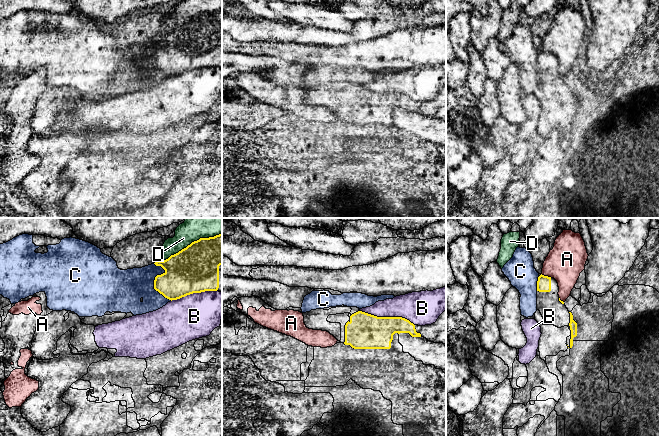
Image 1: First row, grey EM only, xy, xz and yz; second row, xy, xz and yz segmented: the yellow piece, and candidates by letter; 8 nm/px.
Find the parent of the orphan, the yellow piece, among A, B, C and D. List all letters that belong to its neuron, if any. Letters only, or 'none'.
none

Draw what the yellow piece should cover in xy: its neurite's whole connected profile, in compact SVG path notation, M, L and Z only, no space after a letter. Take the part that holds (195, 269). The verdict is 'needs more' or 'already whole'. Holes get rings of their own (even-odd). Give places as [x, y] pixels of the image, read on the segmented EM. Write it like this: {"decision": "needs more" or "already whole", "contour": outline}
{"decision": "needs more", "contour": "M222 233L214 237L200 238L164 261L157 261L165 272L157 275L154 289L169 300L177 300L193 293L222 292Z"}

